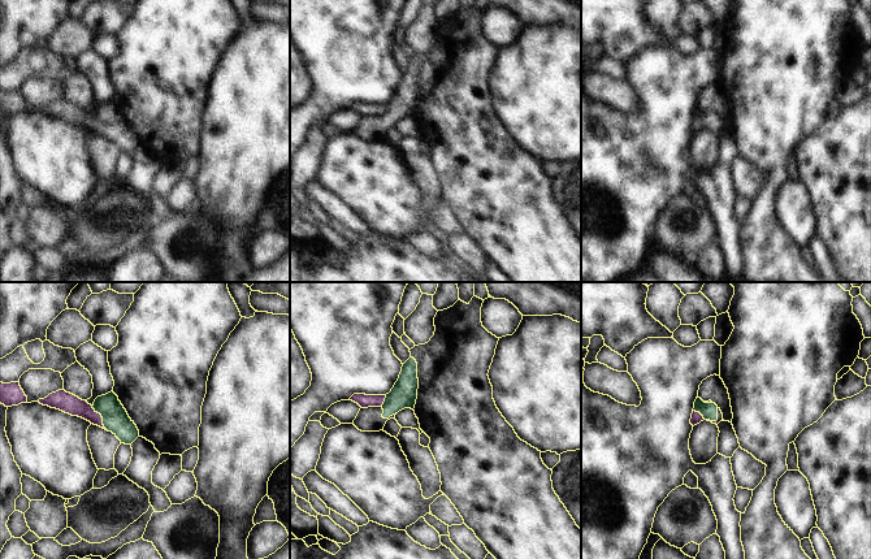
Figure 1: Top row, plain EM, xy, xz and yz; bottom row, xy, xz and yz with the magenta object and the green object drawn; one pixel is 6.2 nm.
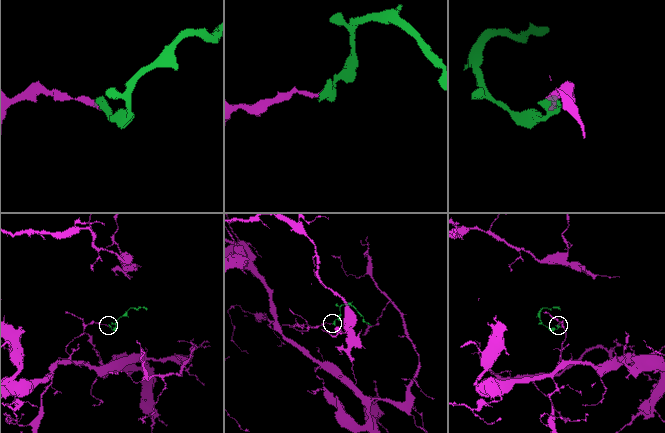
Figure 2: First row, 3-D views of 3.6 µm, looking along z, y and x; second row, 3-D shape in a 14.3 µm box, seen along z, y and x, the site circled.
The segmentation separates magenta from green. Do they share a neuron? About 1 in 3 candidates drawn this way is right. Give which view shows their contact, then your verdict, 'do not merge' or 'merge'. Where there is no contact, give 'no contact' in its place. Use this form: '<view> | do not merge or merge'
xy | merge

